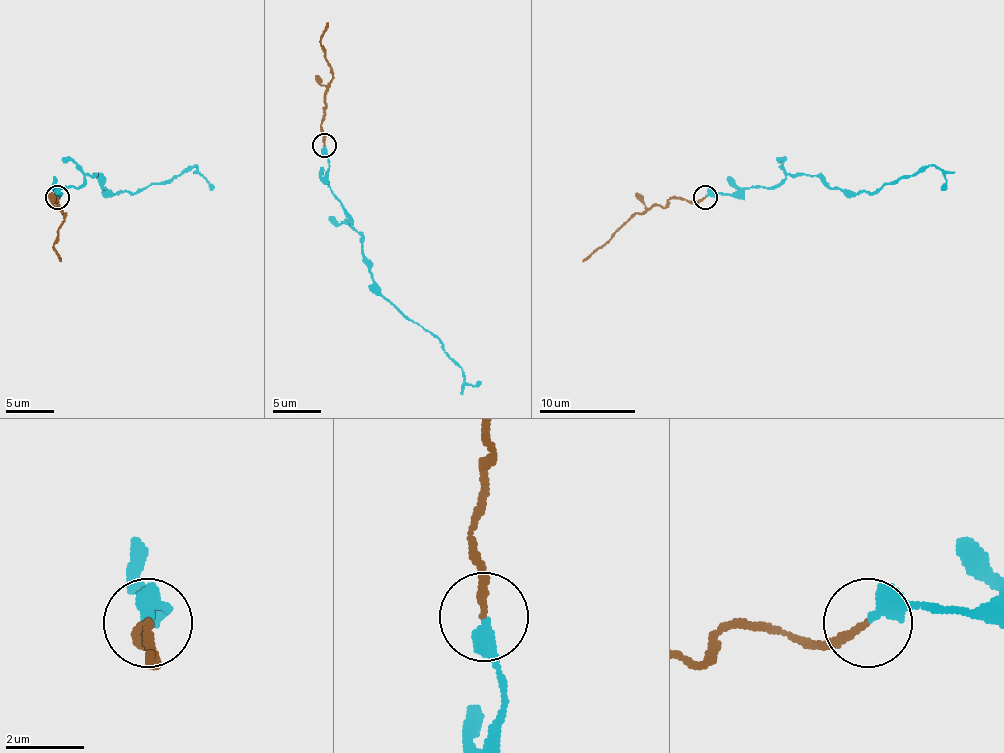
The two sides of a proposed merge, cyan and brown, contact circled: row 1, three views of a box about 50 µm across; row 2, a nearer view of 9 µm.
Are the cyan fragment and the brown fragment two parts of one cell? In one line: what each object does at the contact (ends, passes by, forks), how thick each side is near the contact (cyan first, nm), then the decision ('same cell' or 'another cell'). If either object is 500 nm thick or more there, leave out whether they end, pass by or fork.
cyan ends there; brown ends there; 400 nm thick on the cyan side, 200 nm on the other; same cell

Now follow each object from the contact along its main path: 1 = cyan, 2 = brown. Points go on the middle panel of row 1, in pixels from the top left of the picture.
1: (323, 146), (326, 184), (359, 233), (362, 259), (374, 286), (441, 343), (473, 387), (480, 384)
2: (323, 146), (323, 93), (333, 74), (321, 45), (328, 23)

